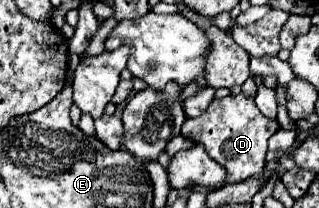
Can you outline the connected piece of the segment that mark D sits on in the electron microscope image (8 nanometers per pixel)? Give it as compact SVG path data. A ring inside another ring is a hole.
M227 95L223 99L213 99L207 111L195 119L183 123L183 135L201 143L205 151L227 171L227 183L243 183L249 177L261 175L265 171L267 141L281 127L277 119L267 119L255 105L251 97Z

